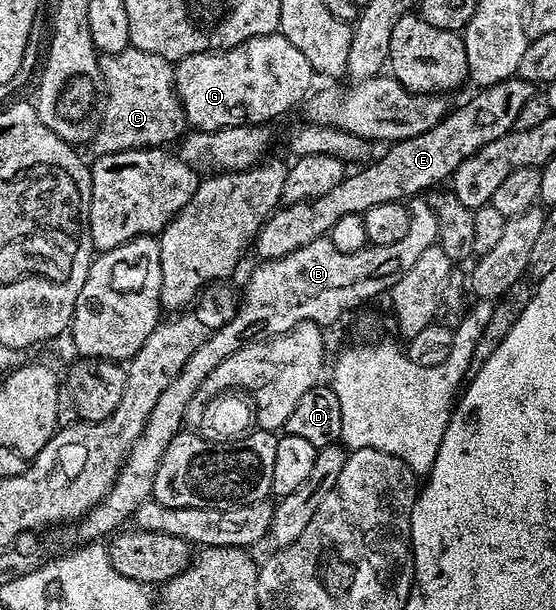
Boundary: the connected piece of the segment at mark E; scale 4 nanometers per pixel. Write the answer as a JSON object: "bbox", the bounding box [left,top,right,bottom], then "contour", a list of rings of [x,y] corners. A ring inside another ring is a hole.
{"bbox":[253,77,532,260],"contour":[[[518,77],[476,90],[476,95],[468,103],[461,104],[456,111],[454,108],[440,123],[433,125],[433,129],[417,137],[392,142],[388,146],[391,148],[380,159],[372,158],[366,165],[352,170],[355,171],[352,175],[351,172],[344,174],[341,182],[327,193],[307,202],[280,206],[268,215],[255,236],[253,251],[259,254],[260,260],[285,257],[293,253],[293,249],[309,245],[309,241],[324,238],[341,217],[349,214],[362,216],[363,212],[373,209],[373,205],[407,201],[431,191],[450,180],[463,159],[512,130],[531,99],[531,91],[532,84]]]}

